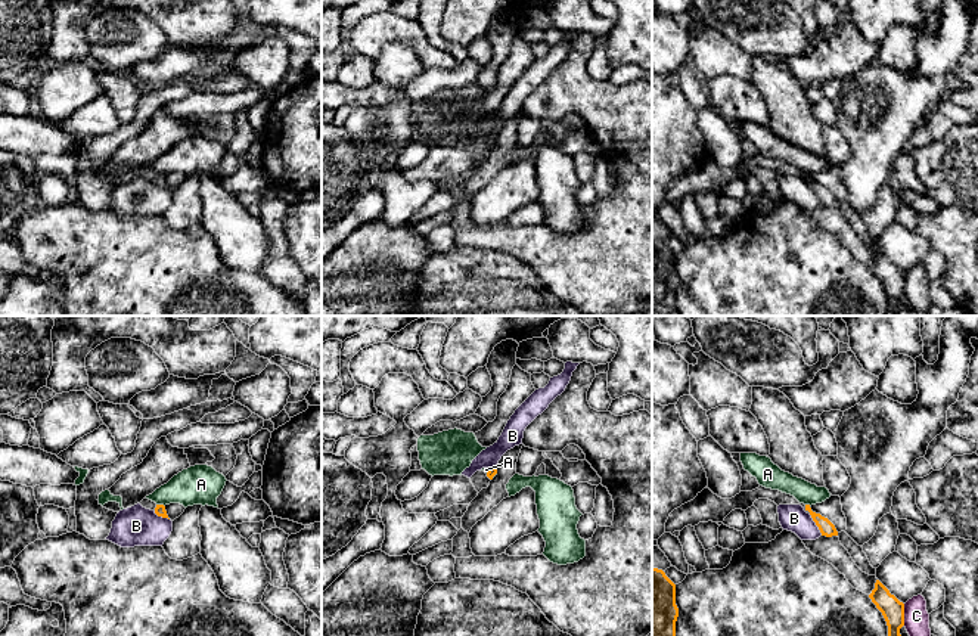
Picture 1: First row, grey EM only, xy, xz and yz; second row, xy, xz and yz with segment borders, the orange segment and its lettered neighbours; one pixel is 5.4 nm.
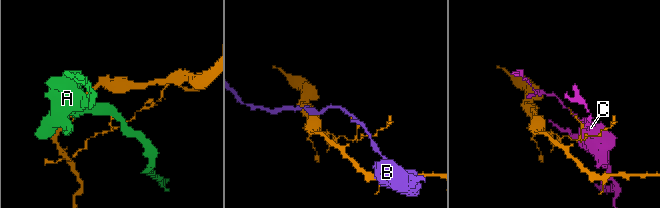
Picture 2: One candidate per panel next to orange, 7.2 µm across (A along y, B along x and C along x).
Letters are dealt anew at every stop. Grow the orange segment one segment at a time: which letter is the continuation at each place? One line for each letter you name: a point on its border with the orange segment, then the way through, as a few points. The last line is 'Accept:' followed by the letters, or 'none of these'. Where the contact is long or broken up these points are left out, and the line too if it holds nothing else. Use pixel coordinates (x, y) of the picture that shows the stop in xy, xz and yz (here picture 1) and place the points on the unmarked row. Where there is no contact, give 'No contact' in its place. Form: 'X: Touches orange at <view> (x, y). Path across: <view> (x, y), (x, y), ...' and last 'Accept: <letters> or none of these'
Accept: none of these

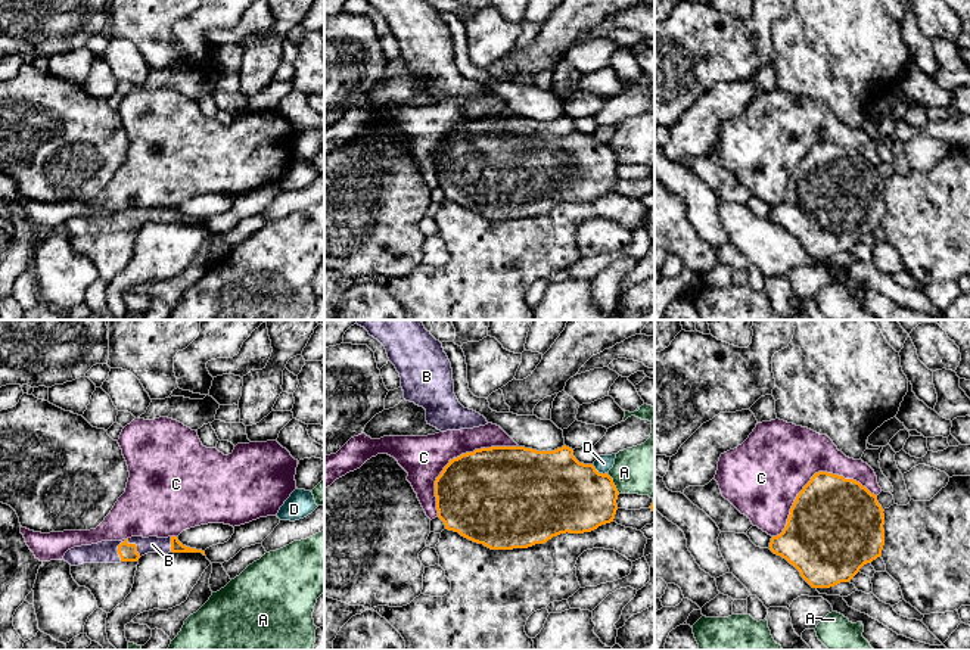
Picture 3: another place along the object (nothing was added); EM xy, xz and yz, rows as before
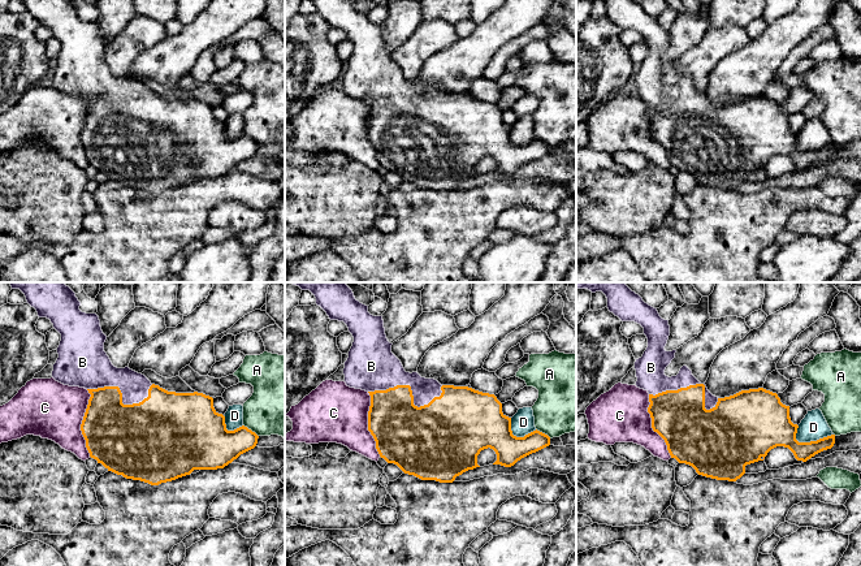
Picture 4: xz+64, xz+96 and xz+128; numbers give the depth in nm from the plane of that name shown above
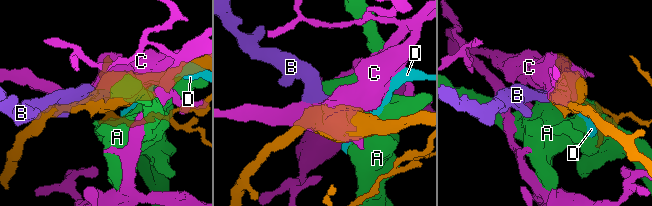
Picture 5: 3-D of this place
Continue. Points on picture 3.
B: Touches orange at xy (131, 214)
Accept: B

